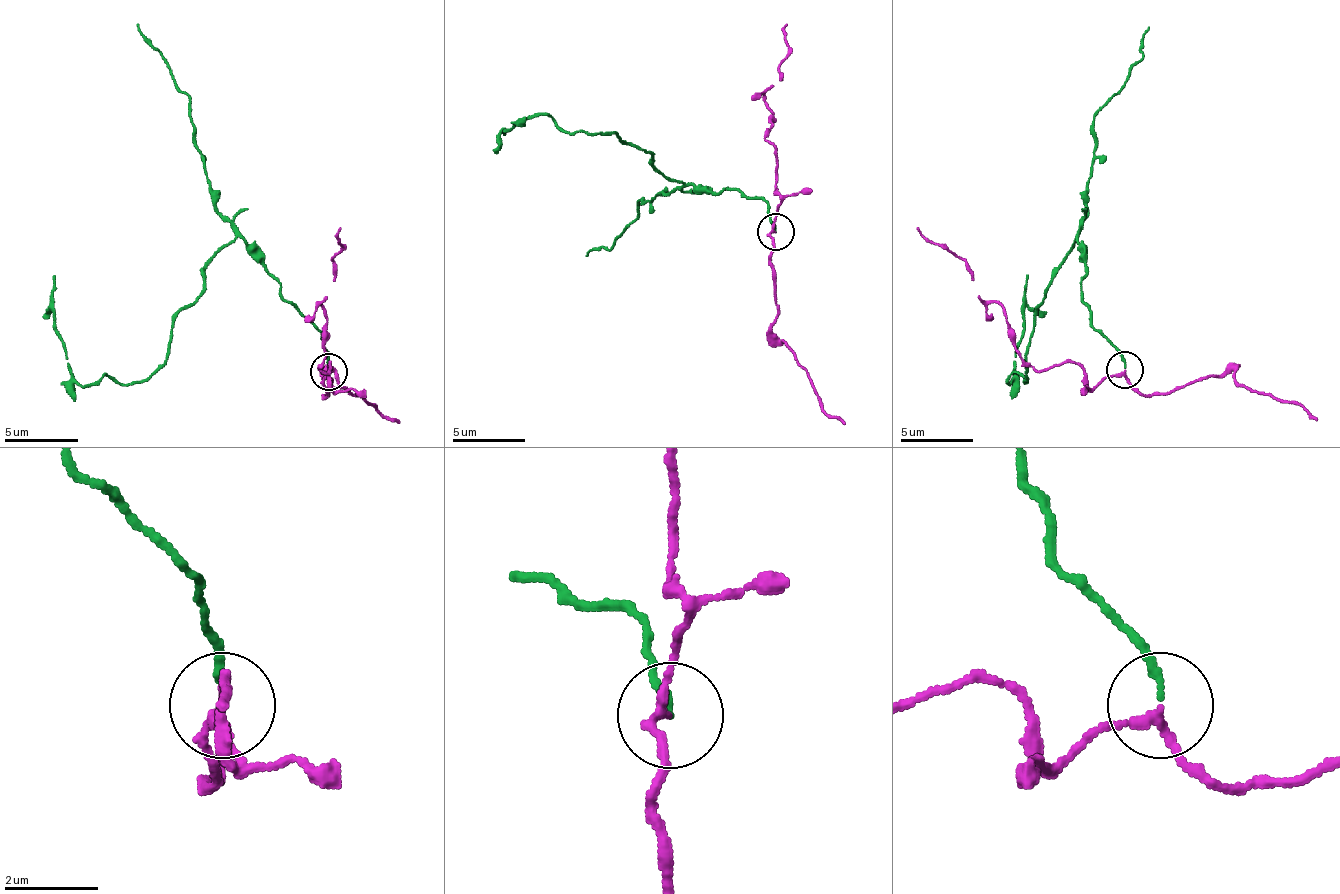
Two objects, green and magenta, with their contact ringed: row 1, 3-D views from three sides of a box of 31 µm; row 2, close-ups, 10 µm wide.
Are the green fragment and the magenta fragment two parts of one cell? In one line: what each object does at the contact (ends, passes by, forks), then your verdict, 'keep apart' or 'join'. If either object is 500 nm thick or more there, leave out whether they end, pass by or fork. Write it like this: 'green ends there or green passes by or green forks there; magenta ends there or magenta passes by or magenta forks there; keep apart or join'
green ends there; magenta passes by; keep apart

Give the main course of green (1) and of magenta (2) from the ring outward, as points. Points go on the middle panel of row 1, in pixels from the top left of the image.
1: (774, 231), (760, 198), (727, 187), (698, 191), (614, 132), (574, 132), (533, 114), (504, 136)
2: (774, 231), (782, 198), (774, 180), (767, 92), (778, 81), (789, 48), (785, 23)

